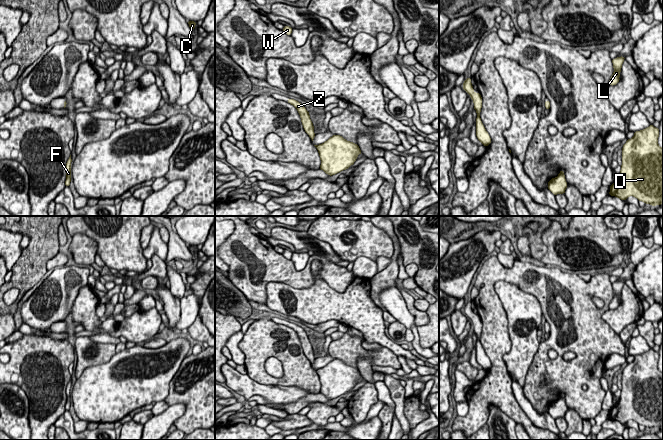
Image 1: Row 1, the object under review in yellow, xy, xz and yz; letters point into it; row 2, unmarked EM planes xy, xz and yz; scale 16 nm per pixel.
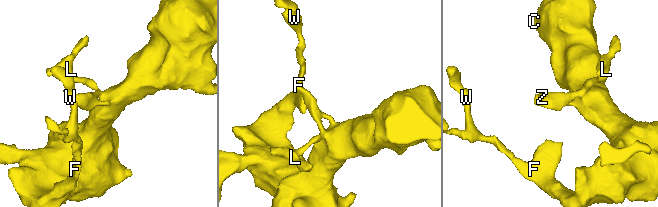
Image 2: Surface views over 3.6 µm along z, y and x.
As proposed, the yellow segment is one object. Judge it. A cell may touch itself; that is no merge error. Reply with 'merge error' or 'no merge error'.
no merge error

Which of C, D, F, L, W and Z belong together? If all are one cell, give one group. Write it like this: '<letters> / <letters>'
C D F L W Z

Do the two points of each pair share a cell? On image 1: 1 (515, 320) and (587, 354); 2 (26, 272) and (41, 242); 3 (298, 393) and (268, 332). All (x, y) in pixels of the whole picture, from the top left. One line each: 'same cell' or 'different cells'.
1: different cells
2: same cell
3: different cells

